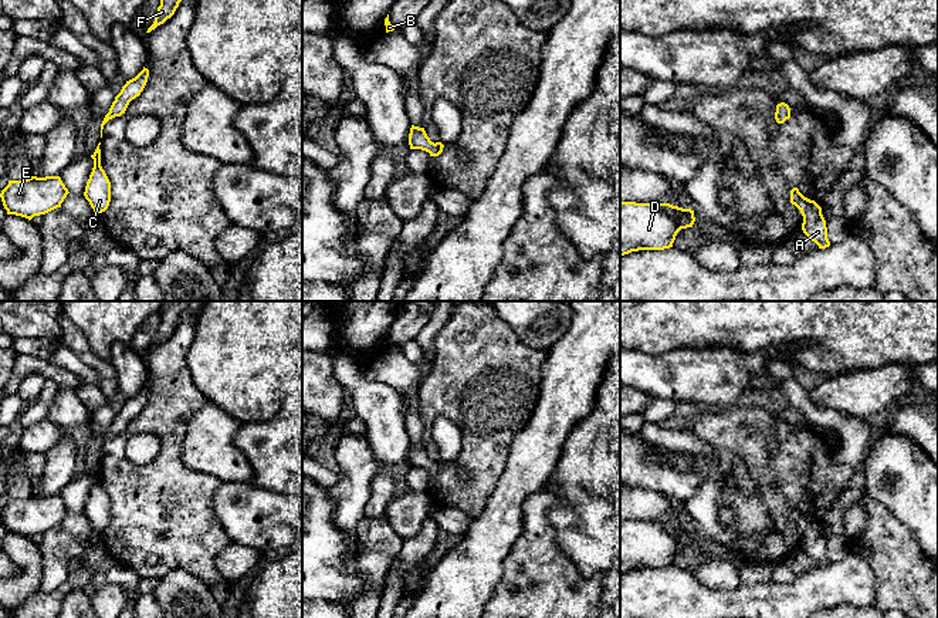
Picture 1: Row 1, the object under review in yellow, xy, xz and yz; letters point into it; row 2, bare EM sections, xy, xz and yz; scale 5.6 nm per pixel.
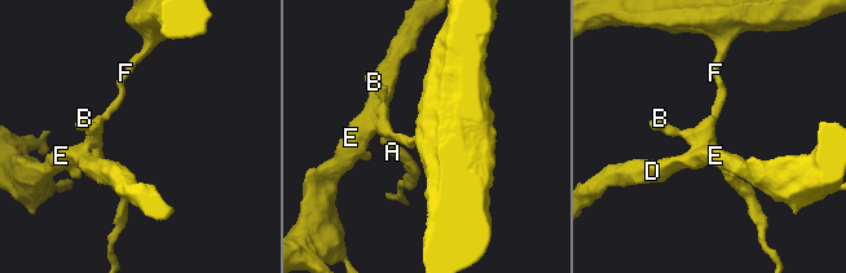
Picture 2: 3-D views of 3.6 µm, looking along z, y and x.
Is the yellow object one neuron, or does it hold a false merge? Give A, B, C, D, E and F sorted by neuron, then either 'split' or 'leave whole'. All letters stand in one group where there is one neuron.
A B C D E / F | split

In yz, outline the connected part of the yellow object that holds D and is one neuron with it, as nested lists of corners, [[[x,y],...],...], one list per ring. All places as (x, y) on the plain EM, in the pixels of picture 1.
[[[620,520],[620,574],[673,565],[681,547],[693,546],[694,528],[670,521]]]

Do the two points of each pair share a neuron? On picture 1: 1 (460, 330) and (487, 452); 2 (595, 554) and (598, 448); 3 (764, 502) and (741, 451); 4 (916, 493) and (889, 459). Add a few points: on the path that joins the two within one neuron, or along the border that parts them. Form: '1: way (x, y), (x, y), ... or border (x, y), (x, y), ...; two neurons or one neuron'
1: way (478, 360), (487, 382), (487, 422); one neuron
2: way (596, 527), (598, 475); one neuron
3: way (762, 489), (762, 479), (752, 463); one neuron
4: way (910, 485), (897, 468); one neuron

